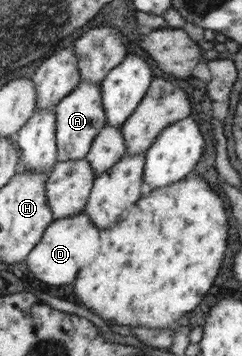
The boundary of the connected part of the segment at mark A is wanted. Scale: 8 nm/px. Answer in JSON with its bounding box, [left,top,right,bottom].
[55,79,107,161]

